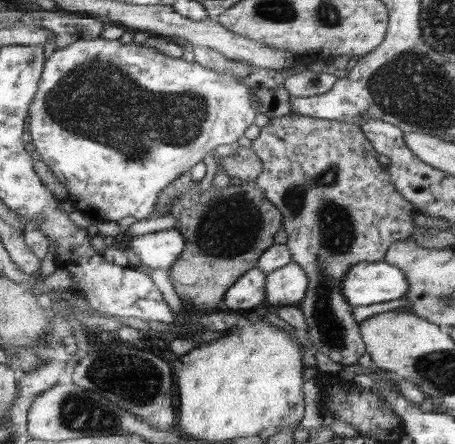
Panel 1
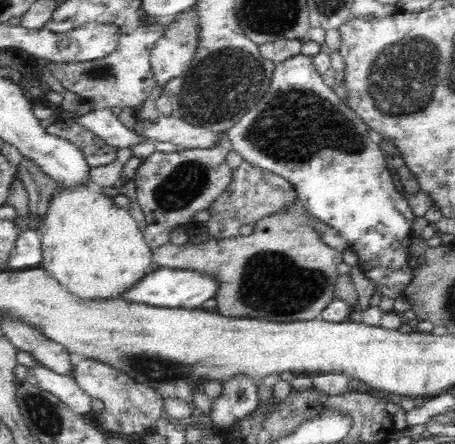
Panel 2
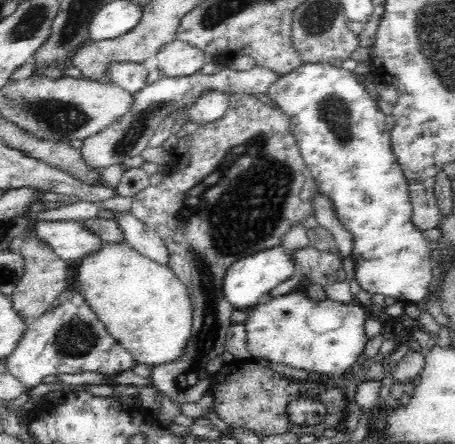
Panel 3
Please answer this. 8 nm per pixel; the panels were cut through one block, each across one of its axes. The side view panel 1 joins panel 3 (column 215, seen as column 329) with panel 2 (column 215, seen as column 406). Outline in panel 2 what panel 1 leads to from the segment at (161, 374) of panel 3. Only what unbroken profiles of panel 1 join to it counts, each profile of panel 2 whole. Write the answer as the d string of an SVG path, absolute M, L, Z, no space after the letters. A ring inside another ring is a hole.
M244 160L238 168L230 168L230 182L228 186L216 196L216 200L210 202L210 206L206 208L210 212L210 218L202 224L204 232L206 232L206 238L210 240L224 240L224 238L236 238L240 236L240 228L250 224L250 226L256 226L258 222L262 220L268 220L268 218L274 218L278 214L288 214L288 212L296 212L296 208L302 208L302 216L308 220L308 226L312 228L312 232L316 234L316 238L334 248L334 250L340 250L340 252L346 252L348 250L348 242L344 240L342 232L336 230L334 226L330 226L328 222L320 220L318 216L310 214L308 210L304 210L304 204L300 202L300 196L298 196L298 190L296 186L286 180L284 176L280 174L274 174L270 170L262 170L262 168L256 168L252 162Z

